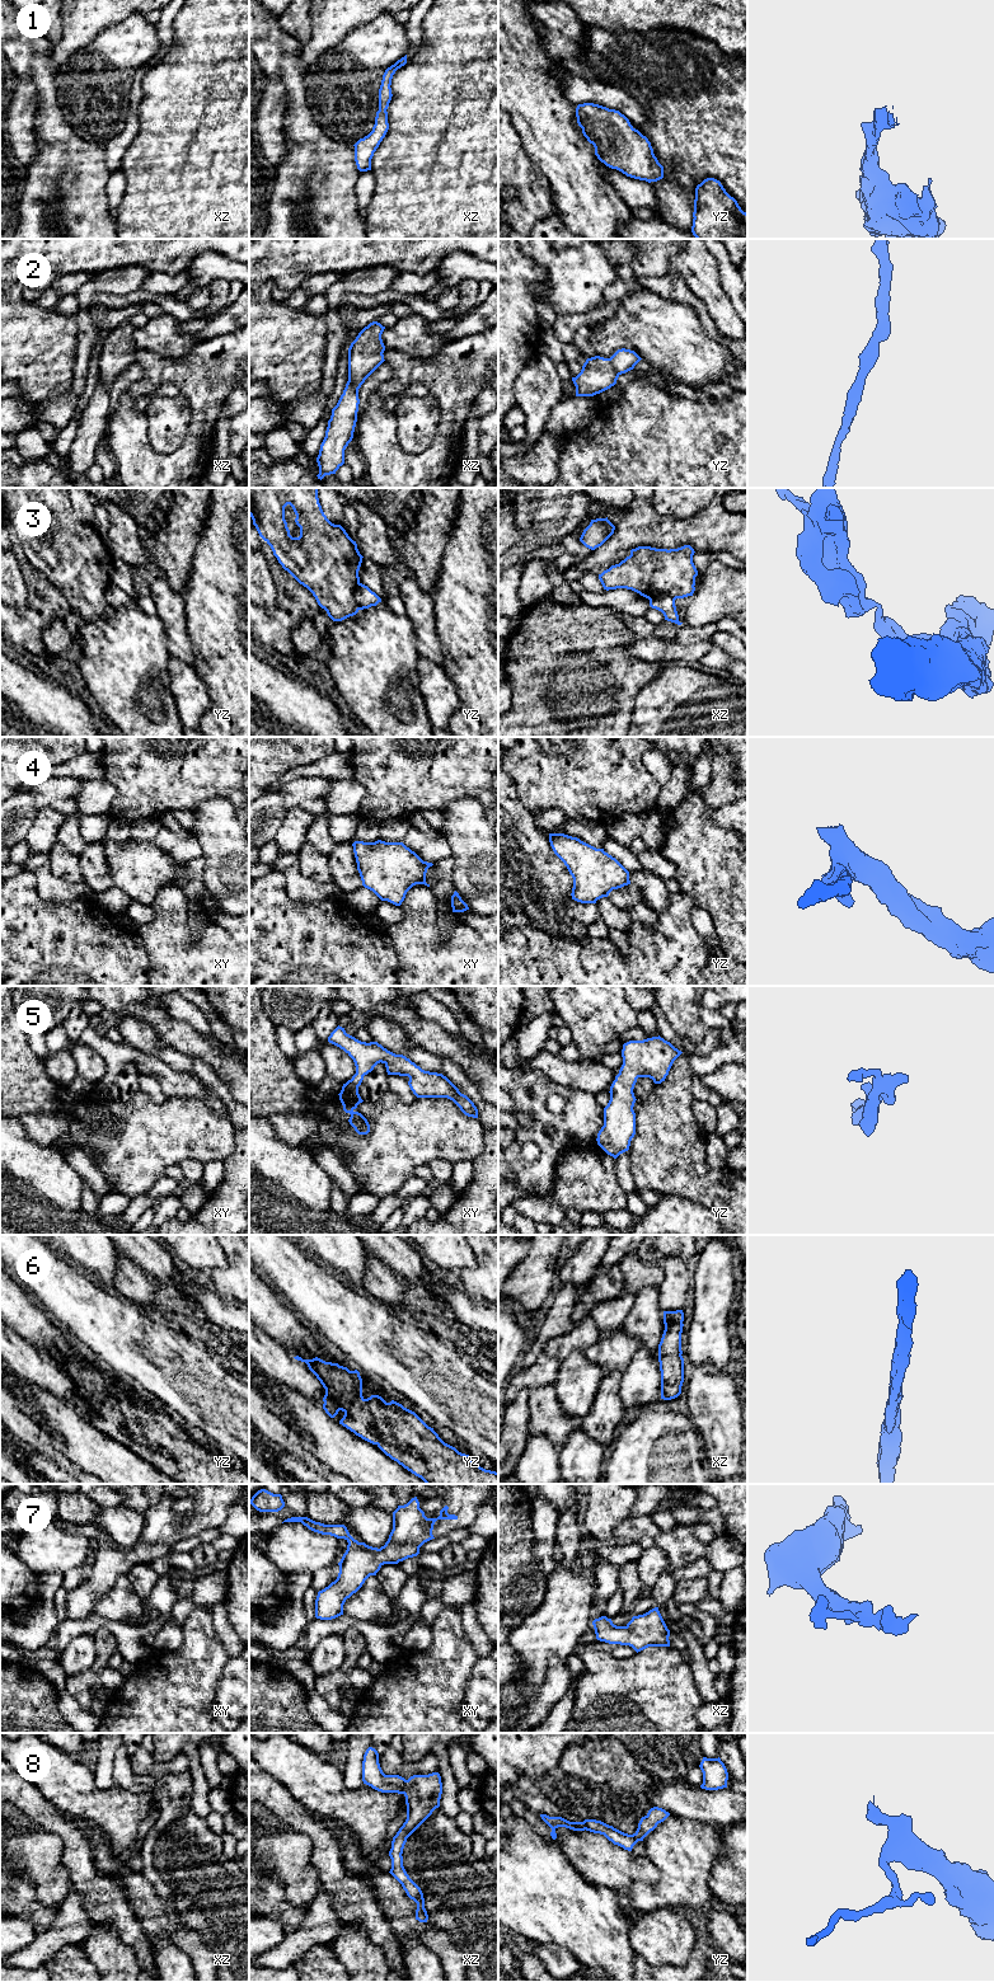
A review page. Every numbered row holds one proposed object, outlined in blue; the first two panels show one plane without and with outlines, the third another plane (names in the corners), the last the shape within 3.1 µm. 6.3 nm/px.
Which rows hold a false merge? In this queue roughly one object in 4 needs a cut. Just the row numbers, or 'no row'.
3

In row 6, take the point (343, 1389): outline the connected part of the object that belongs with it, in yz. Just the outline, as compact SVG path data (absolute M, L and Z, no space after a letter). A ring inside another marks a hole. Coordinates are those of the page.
M296 1356L294 1358L305 1362L325 1389L323 1409L330 1418L342 1410L344 1415L339 1424L362 1439L376 1445L386 1456L426 1484L498 1484L498 1473L480 1467L470 1460L469 1455L445 1443L433 1428L428 1427L414 1412L394 1400L386 1403L379 1395L365 1399L362 1379L357 1370L350 1371L347 1367L325 1362L318 1357L303 1359Z

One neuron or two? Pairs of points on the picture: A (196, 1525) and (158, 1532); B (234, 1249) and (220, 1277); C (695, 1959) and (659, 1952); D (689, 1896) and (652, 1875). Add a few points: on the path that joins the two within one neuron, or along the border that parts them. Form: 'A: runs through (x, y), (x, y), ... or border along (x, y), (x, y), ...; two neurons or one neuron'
A: runs through (187, 1527), (167, 1529); one neuron
B: runs through (234, 1257), (234, 1264), (228, 1271); one neuron
C: border along (697, 1940), (684, 1964), (660, 1966); two neurons
D: border along (646, 1856), (659, 1879), (637, 1882), (632, 1892); two neurons

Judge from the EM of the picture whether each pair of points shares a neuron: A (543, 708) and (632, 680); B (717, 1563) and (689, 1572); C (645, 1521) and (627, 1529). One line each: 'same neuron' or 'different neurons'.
A: same neuron
B: different neurons
C: same neuron

